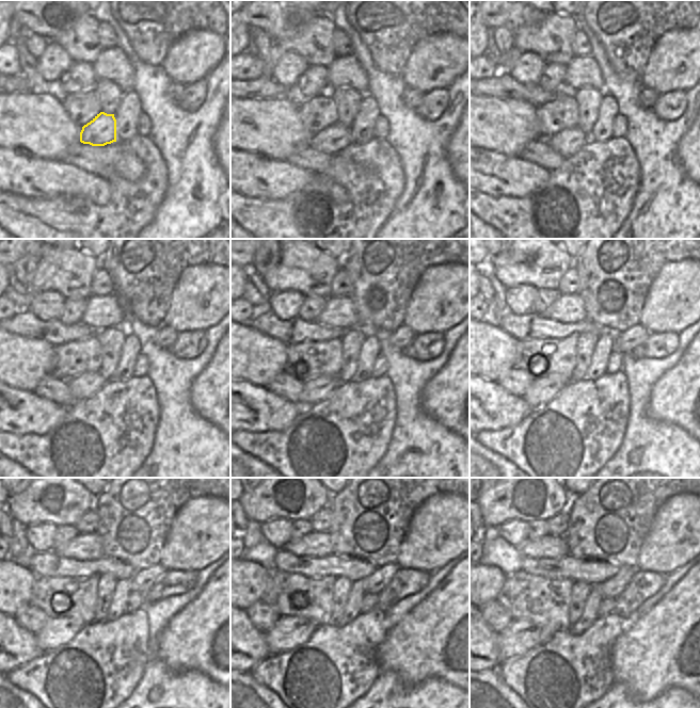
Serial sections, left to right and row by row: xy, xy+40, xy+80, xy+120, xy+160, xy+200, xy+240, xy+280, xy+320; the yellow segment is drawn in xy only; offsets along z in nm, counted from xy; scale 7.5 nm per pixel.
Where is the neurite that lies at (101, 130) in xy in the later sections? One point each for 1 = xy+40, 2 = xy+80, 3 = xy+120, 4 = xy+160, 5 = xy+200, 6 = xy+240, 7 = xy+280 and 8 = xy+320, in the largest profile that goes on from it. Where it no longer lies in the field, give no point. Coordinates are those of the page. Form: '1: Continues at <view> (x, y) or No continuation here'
1: Continues at xy+40 (333, 139)
2: Continues at xy+80 (567, 142)
3: Continues at xy+120 (84, 385)
4: Continues at xy+160 (314, 389)
5: Continues at xy+200 (540, 391)
6: Continues at xy+240 (57, 631)
7: Continues at xy+280 (288, 632)
8: Continues at xy+320 (521, 636)

